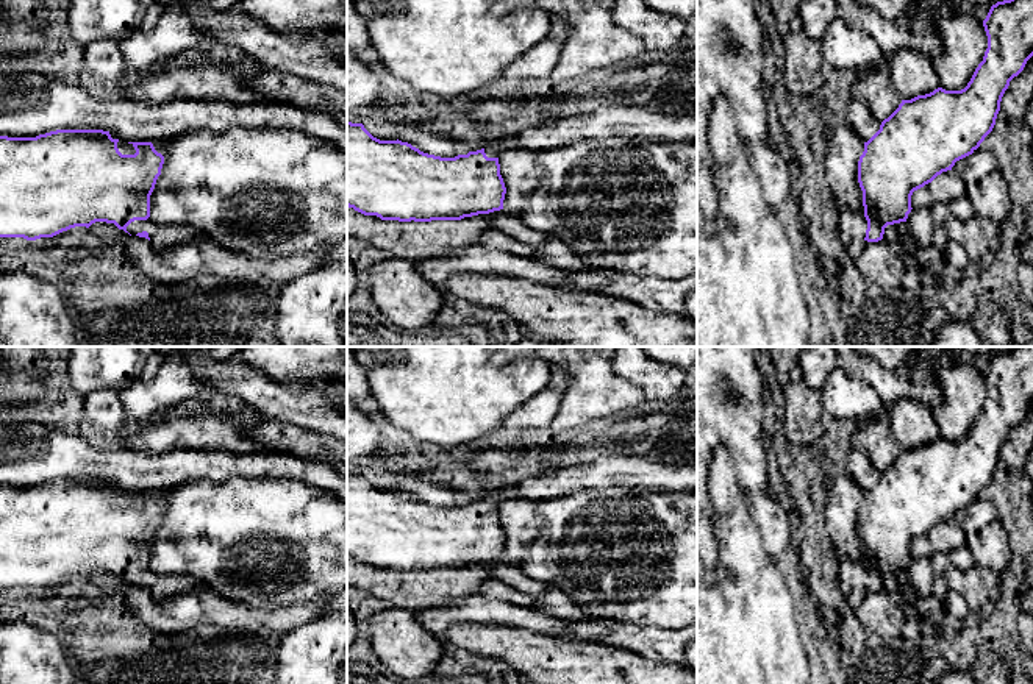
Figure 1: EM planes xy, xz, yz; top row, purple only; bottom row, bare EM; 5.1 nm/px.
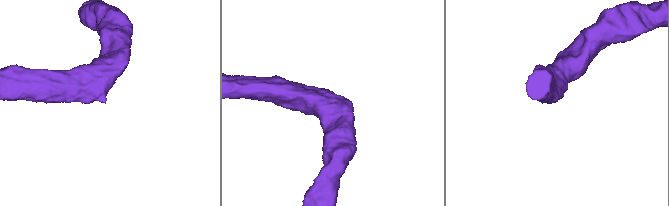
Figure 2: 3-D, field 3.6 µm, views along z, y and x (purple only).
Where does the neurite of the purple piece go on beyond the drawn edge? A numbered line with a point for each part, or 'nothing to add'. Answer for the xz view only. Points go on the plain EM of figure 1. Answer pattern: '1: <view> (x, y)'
1: xz (604, 472)

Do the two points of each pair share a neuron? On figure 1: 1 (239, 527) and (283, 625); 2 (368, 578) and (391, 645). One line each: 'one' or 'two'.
1: two
2: two

